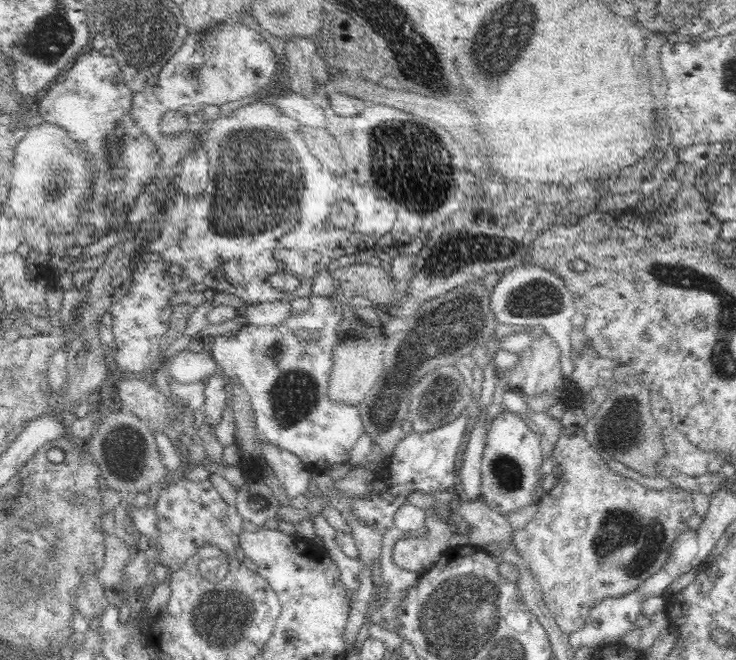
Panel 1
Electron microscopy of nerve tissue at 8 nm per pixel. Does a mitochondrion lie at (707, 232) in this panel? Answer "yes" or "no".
no

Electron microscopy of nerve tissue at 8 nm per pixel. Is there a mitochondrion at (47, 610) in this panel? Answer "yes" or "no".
yes

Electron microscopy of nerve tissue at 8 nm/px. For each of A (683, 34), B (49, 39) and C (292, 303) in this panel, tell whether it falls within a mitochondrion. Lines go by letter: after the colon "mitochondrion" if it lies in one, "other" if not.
A: other
B: mitochondrion
C: other

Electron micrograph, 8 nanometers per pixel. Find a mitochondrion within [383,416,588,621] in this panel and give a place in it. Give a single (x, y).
(506, 471)

